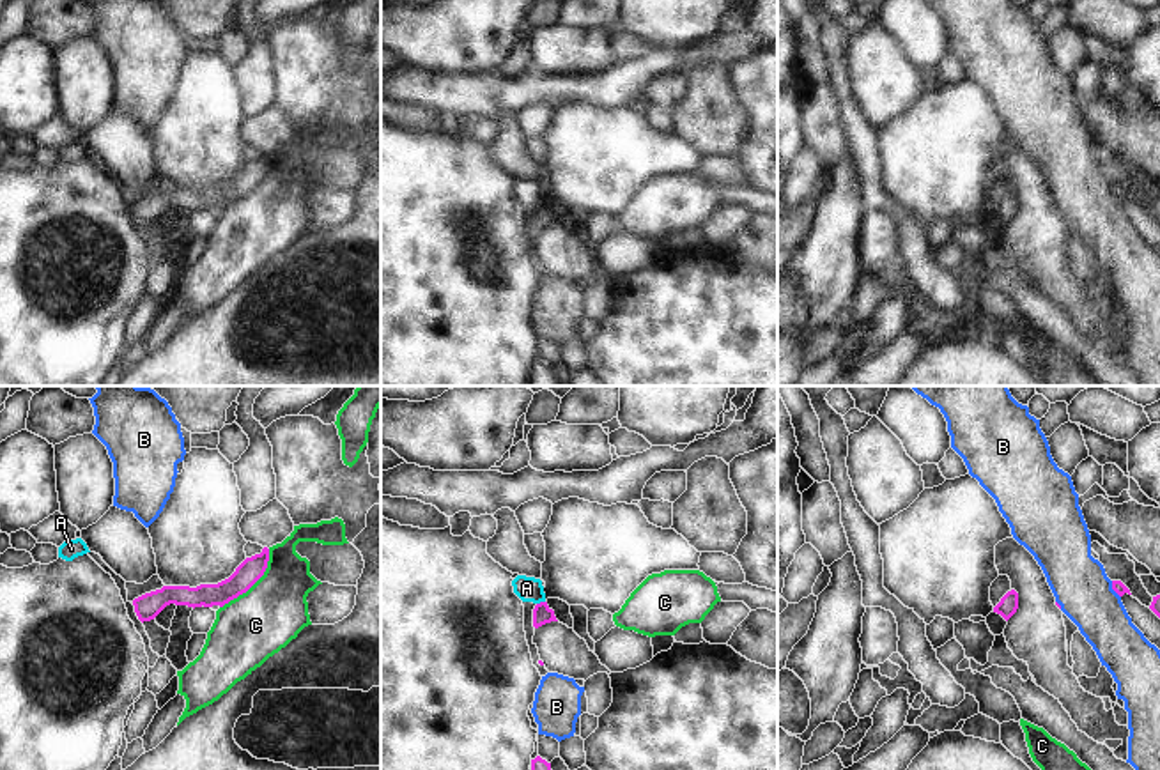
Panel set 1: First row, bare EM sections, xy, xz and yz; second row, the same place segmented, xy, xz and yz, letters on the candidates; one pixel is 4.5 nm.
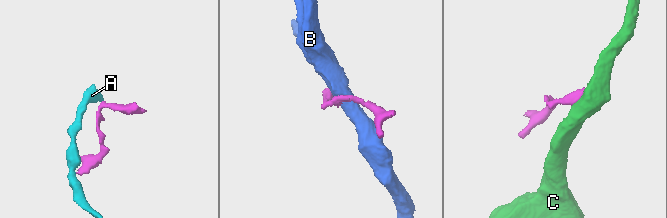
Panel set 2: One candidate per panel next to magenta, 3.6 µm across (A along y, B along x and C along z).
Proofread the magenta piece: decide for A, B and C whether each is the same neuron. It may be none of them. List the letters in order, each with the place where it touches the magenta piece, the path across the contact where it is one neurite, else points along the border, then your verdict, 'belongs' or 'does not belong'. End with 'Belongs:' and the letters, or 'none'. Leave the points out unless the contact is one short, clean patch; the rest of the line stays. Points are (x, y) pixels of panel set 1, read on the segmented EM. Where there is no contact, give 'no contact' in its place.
A: contact xz (541, 602); border xz (544, 600), (537, 604); does not belong
B: contact yz (1114, 590); border yz (1111, 581), (1120, 597); does not belong
C: contact xy (254, 583); border xy (270, 549), (266, 570), (245, 592), (220, 608); does not belong
Belongs: none

